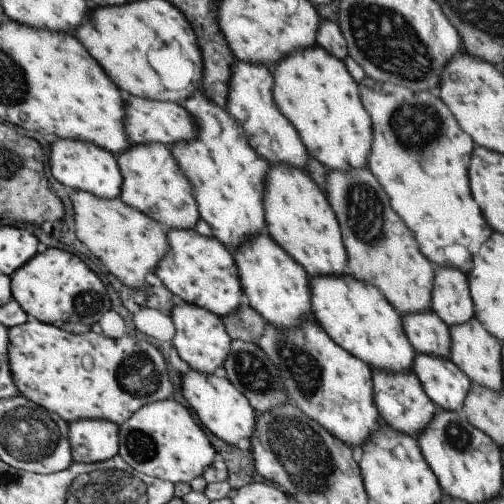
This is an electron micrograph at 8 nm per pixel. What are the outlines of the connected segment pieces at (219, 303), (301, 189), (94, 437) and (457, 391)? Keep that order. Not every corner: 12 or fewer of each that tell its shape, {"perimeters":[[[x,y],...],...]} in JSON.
{"perimeters":[[[166,230],[155,275],[179,301],[218,317],[246,301],[231,250]],[[269,166],[266,232],[309,278],[348,252],[307,171]],[[108,420],[69,424],[73,462],[119,455],[119,426]],[[416,354],[413,372],[446,412],[463,409],[470,378],[449,359]]]}

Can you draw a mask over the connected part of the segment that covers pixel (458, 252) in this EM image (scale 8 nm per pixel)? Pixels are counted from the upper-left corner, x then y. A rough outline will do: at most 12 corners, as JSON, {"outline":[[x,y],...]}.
{"outline":[[366,77],[368,168],[422,256],[490,238],[472,138],[432,92]]}

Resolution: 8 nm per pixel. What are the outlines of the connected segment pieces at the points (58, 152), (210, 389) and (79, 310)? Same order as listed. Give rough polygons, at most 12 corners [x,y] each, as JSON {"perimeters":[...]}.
{"perimeters":[[[51,139],[50,172],[102,200],[120,196],[117,157],[96,144]],[[190,369],[182,396],[211,434],[252,440],[256,412],[221,372]],[[38,253],[10,277],[26,315],[90,326],[111,308],[76,254]]]}

